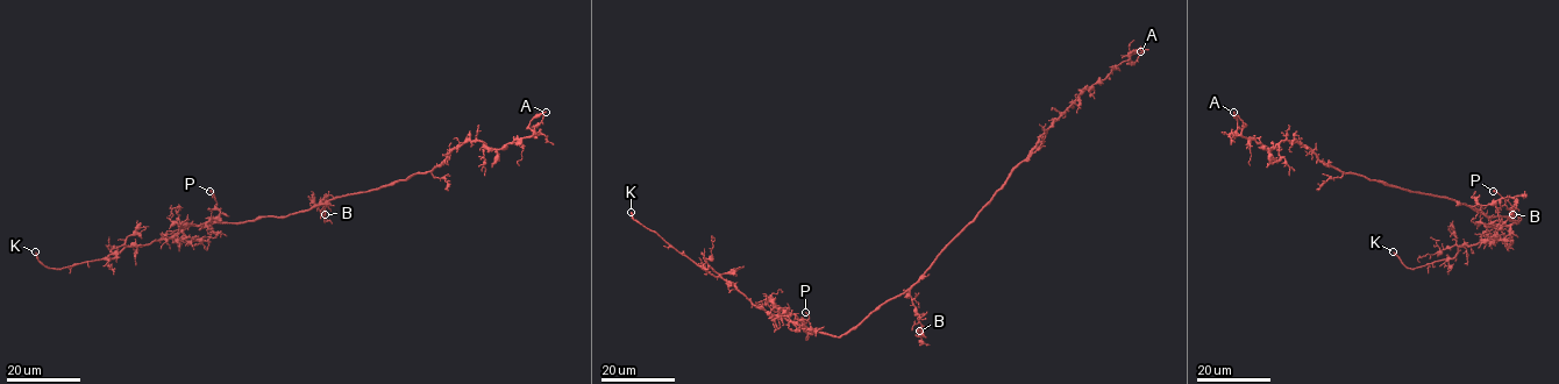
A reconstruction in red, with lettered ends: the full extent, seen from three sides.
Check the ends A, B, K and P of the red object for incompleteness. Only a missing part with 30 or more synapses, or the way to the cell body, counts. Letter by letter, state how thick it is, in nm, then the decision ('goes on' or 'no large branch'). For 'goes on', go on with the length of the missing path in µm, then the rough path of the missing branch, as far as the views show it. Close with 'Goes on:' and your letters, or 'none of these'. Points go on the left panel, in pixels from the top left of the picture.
A: calibre 150 nm; no large branch
B: calibre 180 nm; no large branch
K: calibre 300 nm; goes on; missing 25 µm; course (35, 251), (25, 250), (25, 258), (13, 277)
P: calibre 160 nm; no large branch
Goes on: K

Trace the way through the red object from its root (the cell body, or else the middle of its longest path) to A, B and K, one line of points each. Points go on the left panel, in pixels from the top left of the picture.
A: (320, 205), (427, 173), (469, 141), (481, 140), (489, 148), (502, 149), (532, 137), (528, 123), (546, 112)
B: (320, 205), (314, 206), (326, 197), (325, 214)
K: (320, 205), (285, 217), (191, 225), (169, 237), (126, 246), (113, 258), (61, 268), (48, 268), (35, 251)

